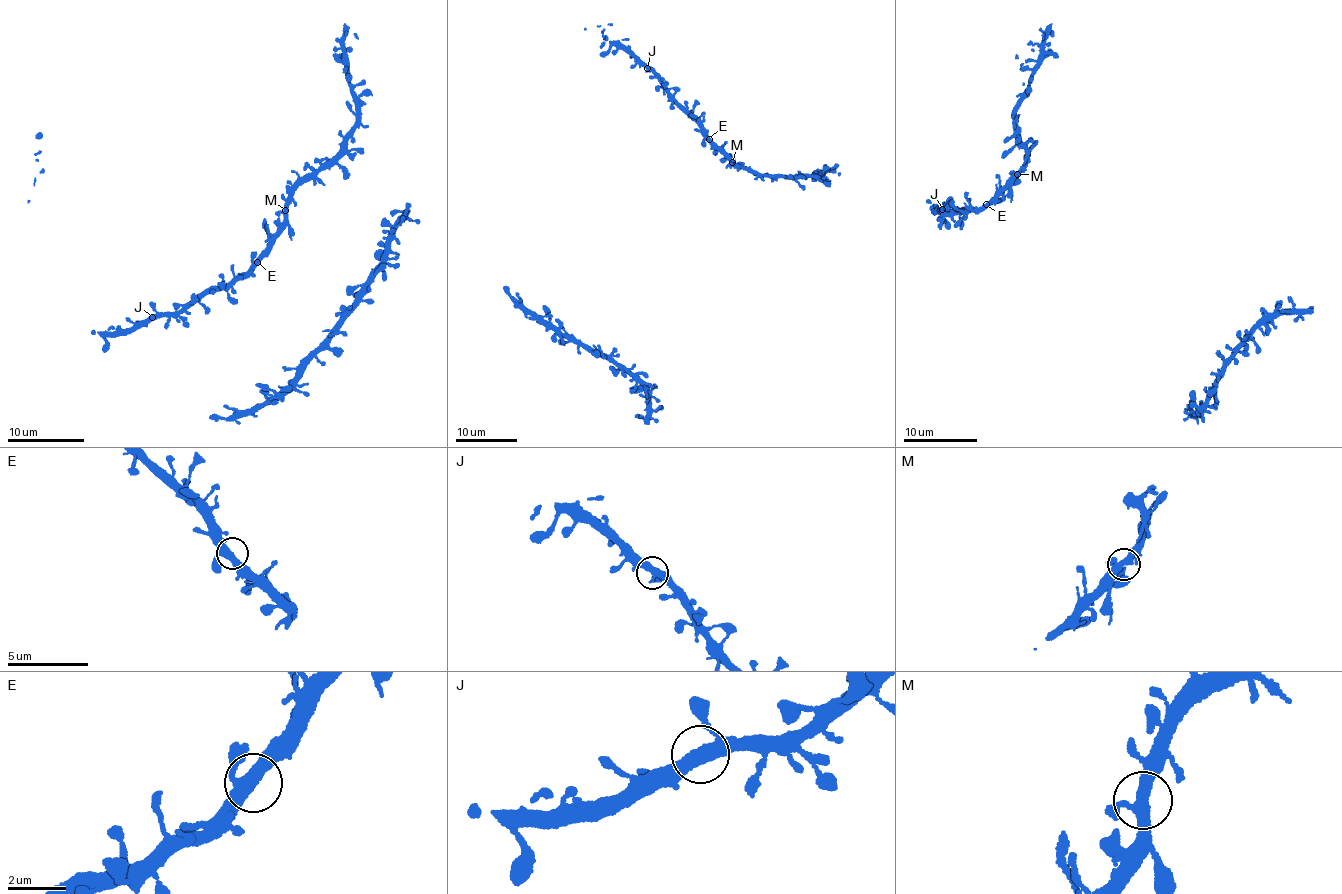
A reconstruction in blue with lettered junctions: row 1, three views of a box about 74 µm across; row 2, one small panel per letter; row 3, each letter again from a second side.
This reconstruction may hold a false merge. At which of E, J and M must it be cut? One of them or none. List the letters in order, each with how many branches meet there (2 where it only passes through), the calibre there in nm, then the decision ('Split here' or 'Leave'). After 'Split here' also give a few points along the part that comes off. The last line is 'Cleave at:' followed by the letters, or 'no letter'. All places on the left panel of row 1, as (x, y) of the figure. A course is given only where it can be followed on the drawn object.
E: Branches: 3. Thickness 360 nm. Leave
J: Branches: 3. Thickness 360 nm. Leave
M: Branches: 3. Thickness 360 nm. Leave
Cleave at: no letter

